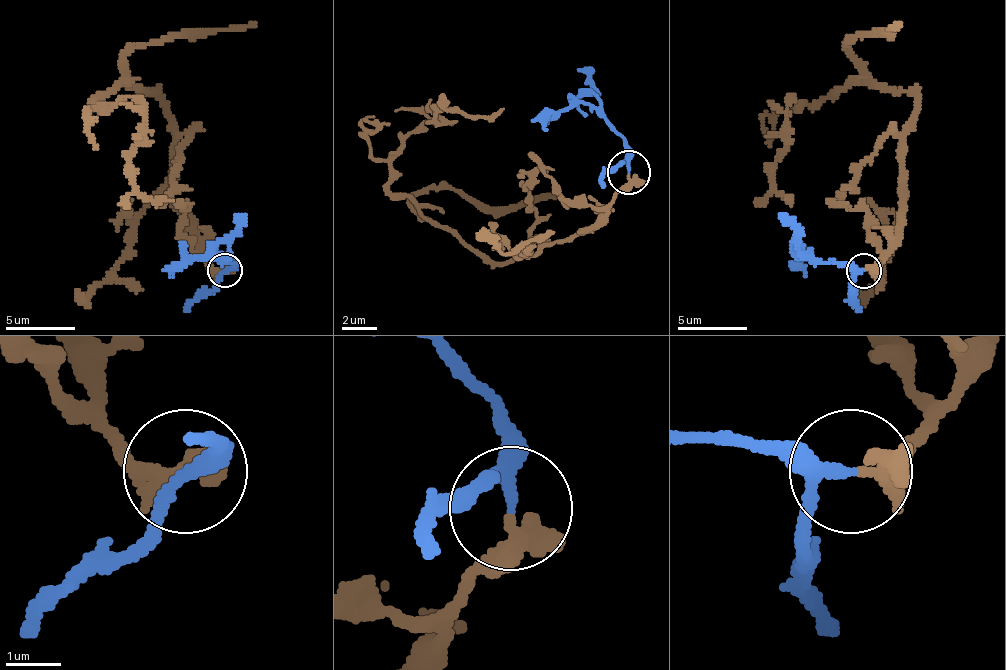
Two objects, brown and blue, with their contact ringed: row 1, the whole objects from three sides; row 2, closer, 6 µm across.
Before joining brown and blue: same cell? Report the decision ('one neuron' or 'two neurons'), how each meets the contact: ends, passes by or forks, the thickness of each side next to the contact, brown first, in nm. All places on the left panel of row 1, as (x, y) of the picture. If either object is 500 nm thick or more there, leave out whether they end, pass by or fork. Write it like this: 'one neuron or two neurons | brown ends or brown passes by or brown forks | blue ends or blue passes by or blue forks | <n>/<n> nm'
one neuron | brown forks | blue passes by | 240/200 nm

